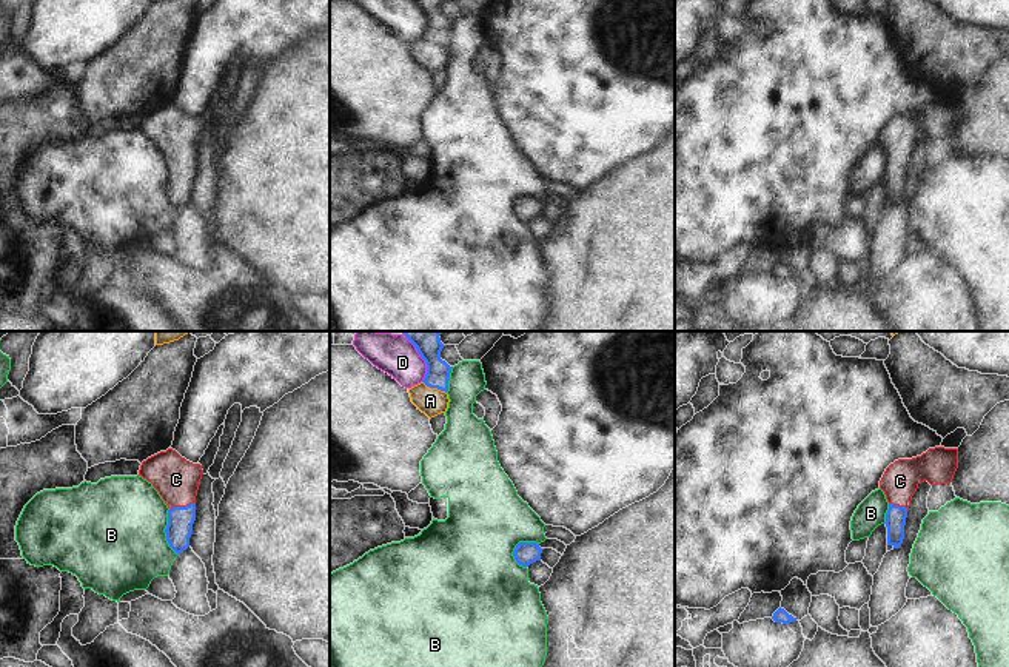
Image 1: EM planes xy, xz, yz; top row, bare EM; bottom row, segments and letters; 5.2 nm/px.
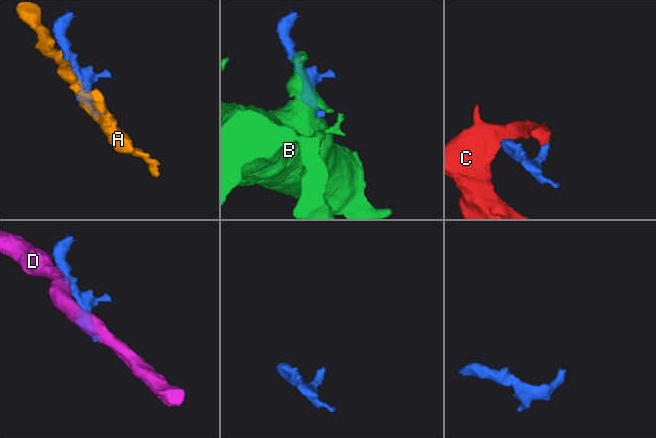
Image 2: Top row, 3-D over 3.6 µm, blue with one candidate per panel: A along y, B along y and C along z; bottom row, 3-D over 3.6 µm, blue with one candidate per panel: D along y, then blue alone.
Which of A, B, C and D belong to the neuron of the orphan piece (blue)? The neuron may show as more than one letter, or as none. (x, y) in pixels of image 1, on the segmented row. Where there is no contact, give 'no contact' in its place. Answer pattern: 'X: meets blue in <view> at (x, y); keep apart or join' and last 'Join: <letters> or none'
A: meets blue in xz at (435, 387); keep apart
B: meets blue in xz at (519, 542); keep apart
C: meets blue in xy at (182, 507); join
D: meets blue in xz at (421, 356); keep apart
Join: C

